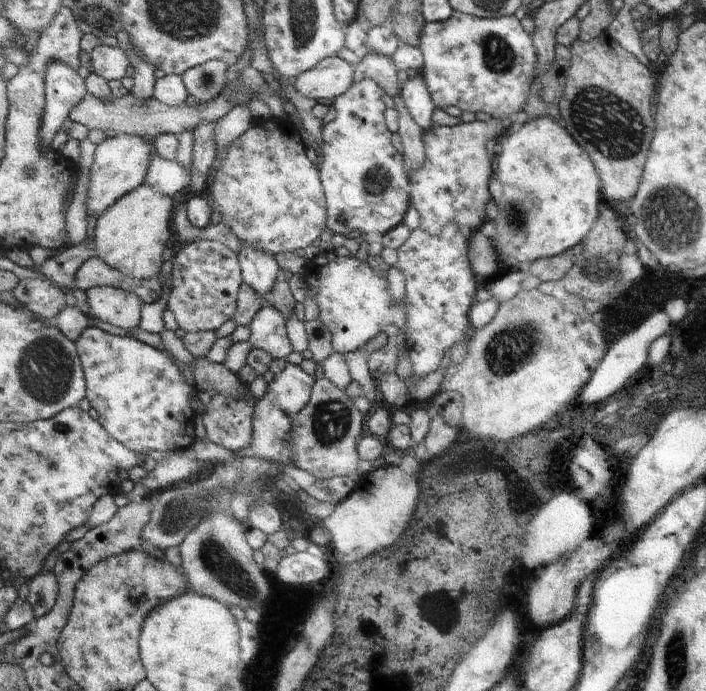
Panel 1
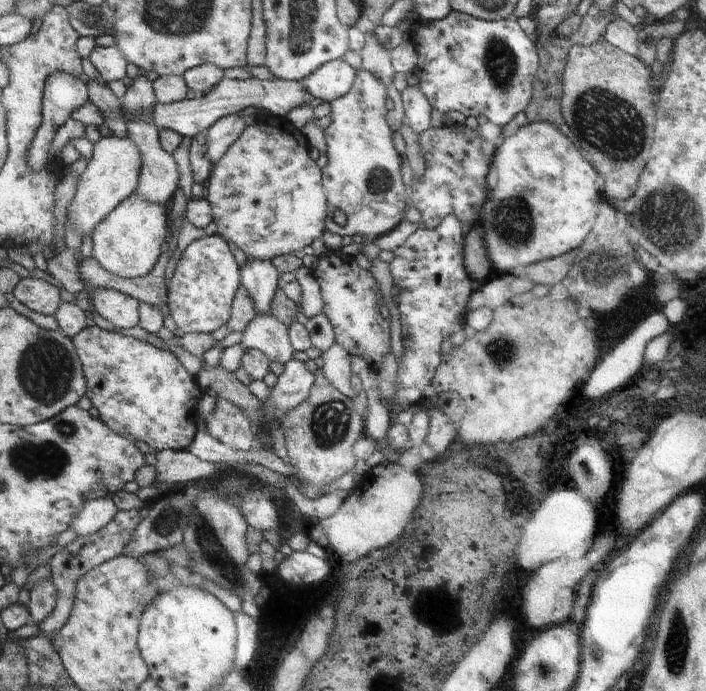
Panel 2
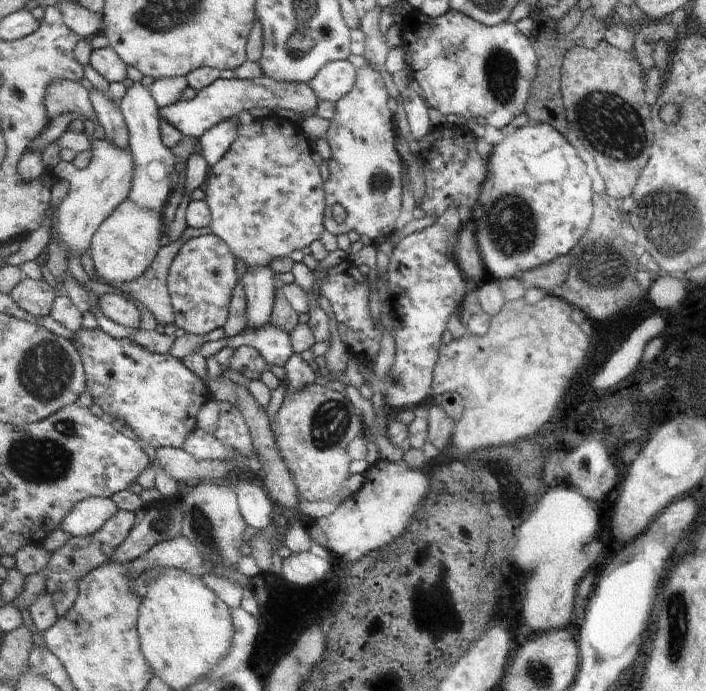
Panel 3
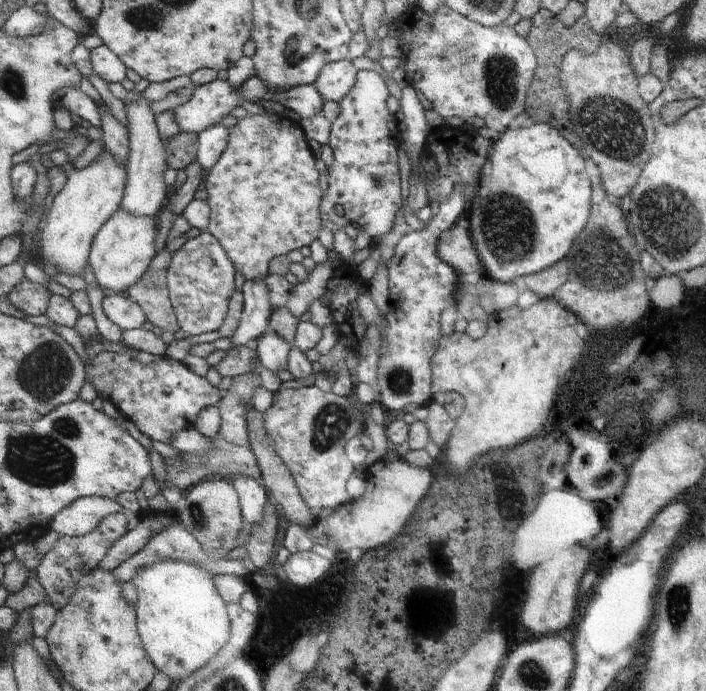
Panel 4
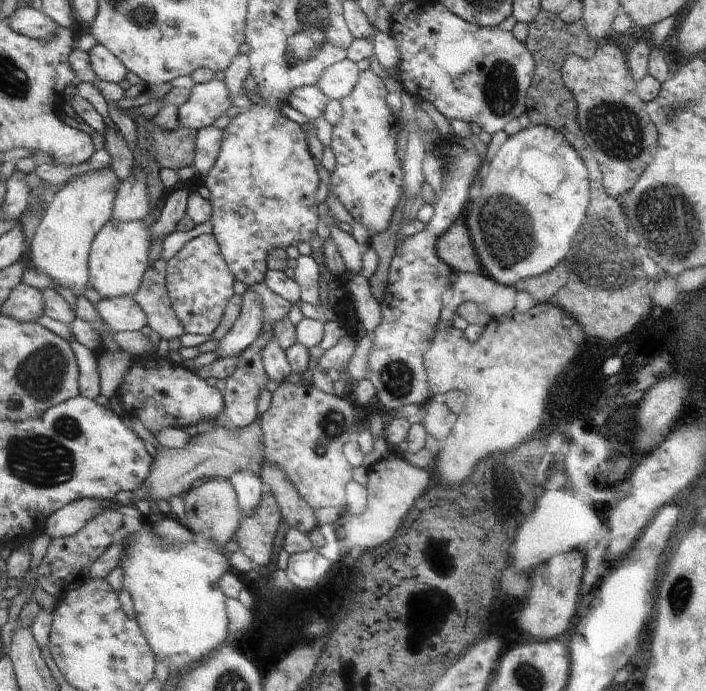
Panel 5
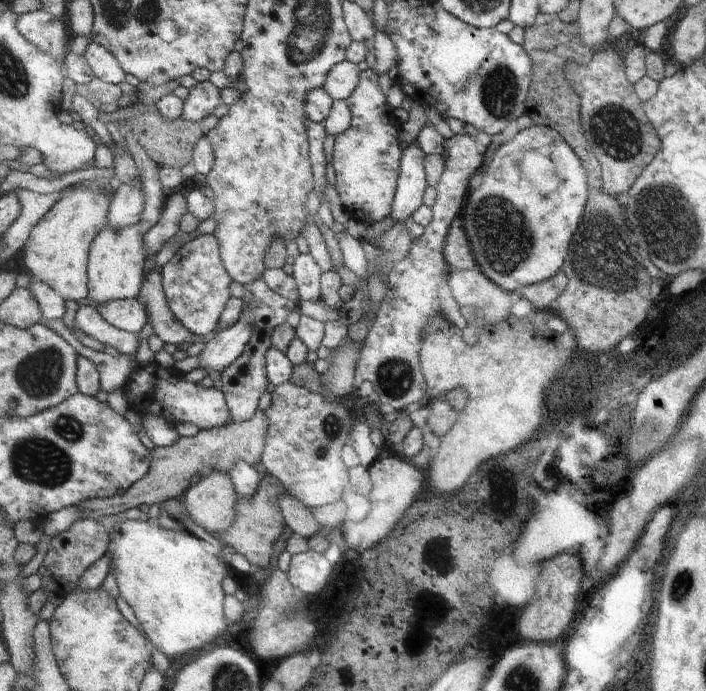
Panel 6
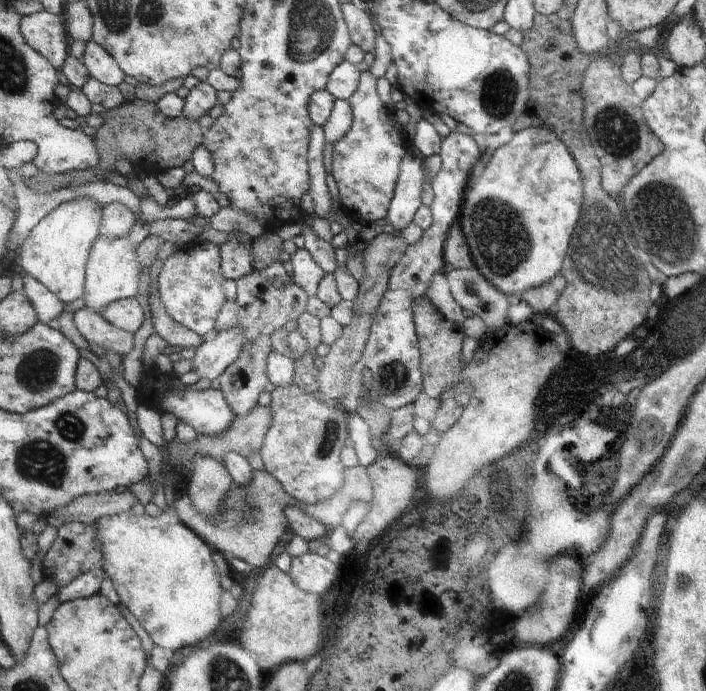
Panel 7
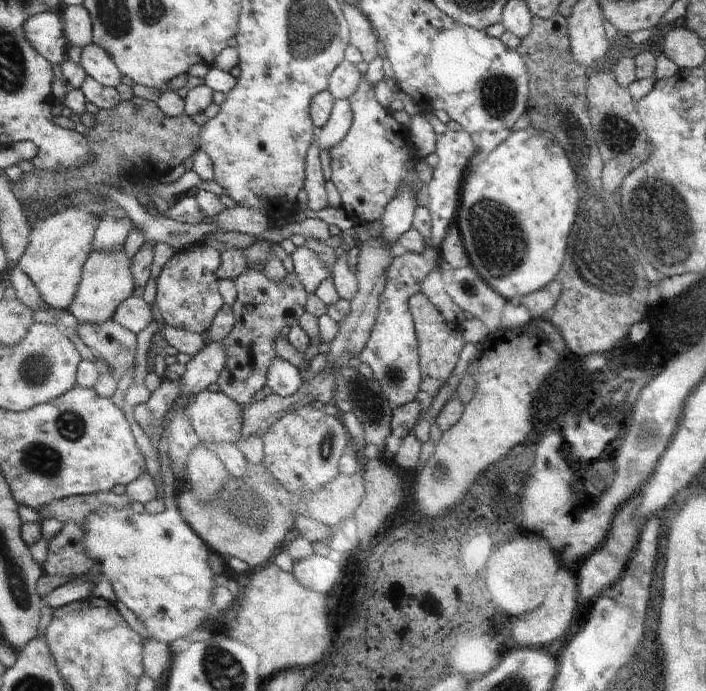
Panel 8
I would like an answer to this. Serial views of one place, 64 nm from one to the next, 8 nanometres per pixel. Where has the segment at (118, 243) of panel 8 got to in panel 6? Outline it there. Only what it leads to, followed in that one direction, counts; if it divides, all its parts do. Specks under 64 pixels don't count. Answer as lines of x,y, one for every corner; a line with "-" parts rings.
117,183
117,190
109,206
108,226
121,230
141,222
145,210
145,194
141,188

